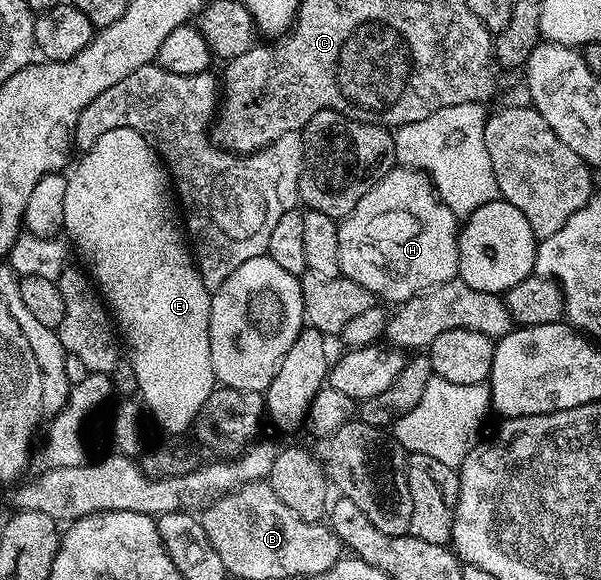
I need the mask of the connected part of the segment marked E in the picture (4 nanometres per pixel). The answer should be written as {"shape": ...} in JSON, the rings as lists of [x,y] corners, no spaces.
{"shape":[[[117,127],[113,131],[105,131],[105,135],[101,135],[101,139],[97,139],[97,143],[93,143],[93,147],[89,147],[82,154],[83,157],[79,162],[76,160],[74,162],[73,168],[66,174],[67,186],[65,187],[65,219],[63,220],[62,232],[65,234],[66,240],[70,242],[73,246],[74,252],[75,249],[77,252],[83,256],[82,264],[85,266],[86,272],[90,274],[93,278],[94,284],[97,286],[108,310],[113,314],[114,324],[117,326],[118,332],[121,334],[122,340],[125,342],[125,349],[131,352],[131,373],[135,376],[135,385],[139,388],[139,393],[143,396],[142,404],[145,406],[147,404],[147,409],[149,412],[155,416],[155,421],[164,429],[164,434],[167,435],[183,435],[183,432],[190,430],[195,423],[195,416],[201,411],[201,407],[205,403],[205,399],[209,399],[209,395],[217,388],[217,382],[215,379],[215,372],[213,371],[213,359],[211,358],[211,352],[209,351],[209,311],[211,310],[211,294],[212,290],[209,290],[205,287],[205,283],[201,283],[201,275],[199,274],[199,268],[195,265],[195,258],[193,256],[192,250],[189,248],[188,241],[189,238],[185,232],[185,226],[181,220],[180,210],[177,208],[177,199],[174,194],[171,194],[173,189],[173,182],[167,172],[167,166],[163,164],[163,158],[155,152],[155,148],[147,142],[146,136],[142,133],[138,133],[135,129],[126,129],[125,127]]]}

